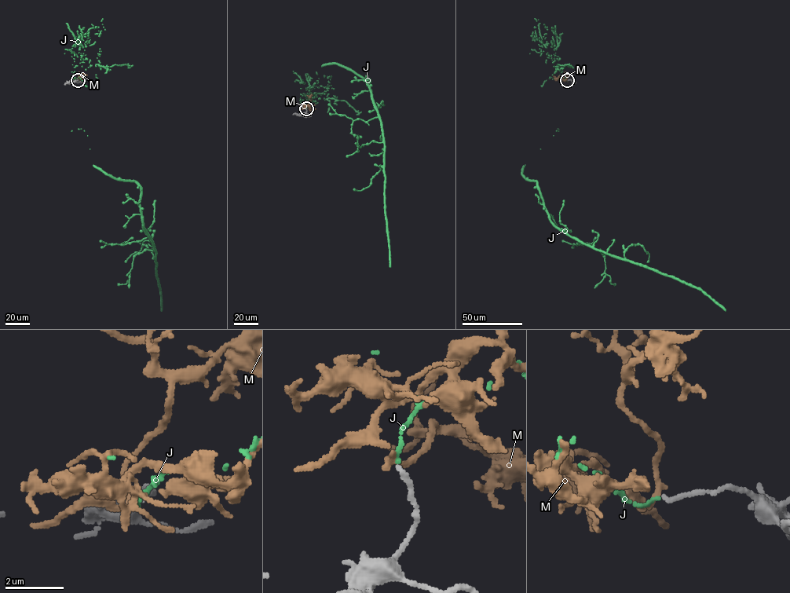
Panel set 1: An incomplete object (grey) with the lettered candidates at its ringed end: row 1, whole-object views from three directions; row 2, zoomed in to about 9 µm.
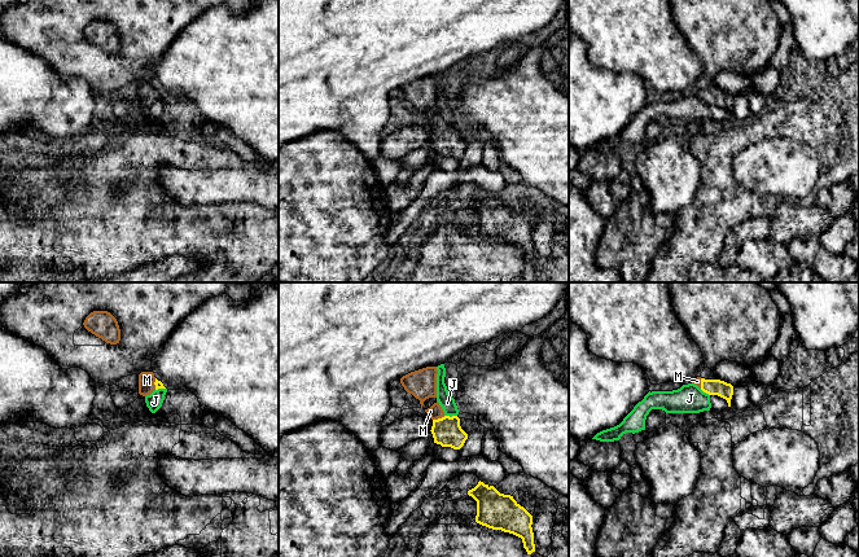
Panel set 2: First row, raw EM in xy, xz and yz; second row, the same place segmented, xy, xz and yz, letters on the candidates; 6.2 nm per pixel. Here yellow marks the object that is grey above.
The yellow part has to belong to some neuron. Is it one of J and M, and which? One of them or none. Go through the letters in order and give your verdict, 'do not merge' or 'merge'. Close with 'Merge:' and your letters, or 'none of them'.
J: do not merge
M: merge
Merge: M

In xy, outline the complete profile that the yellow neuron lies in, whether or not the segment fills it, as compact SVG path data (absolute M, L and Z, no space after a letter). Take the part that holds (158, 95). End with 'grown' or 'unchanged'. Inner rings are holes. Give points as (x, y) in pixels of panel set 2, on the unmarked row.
M141 82L139 84L139 104L150 105L154 100L166 98L161 91L154 87L153 82Z; grown

